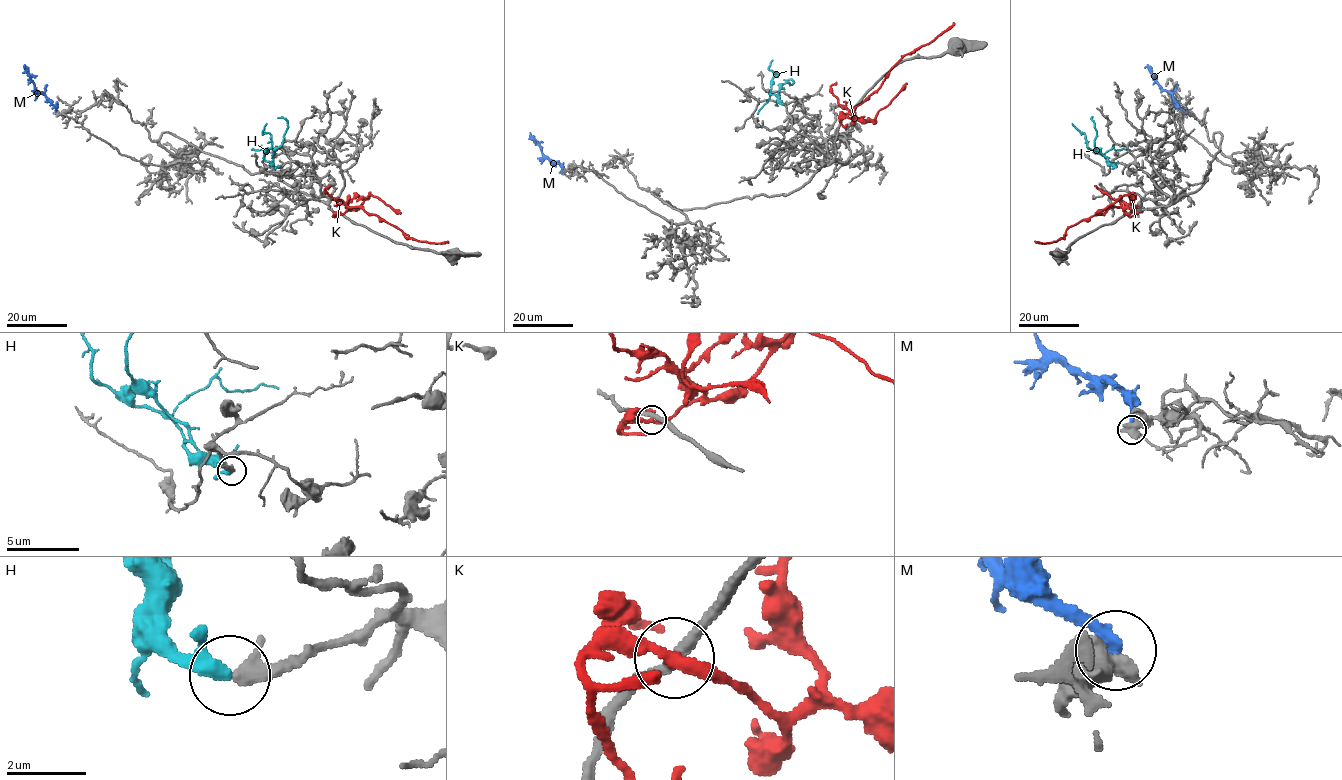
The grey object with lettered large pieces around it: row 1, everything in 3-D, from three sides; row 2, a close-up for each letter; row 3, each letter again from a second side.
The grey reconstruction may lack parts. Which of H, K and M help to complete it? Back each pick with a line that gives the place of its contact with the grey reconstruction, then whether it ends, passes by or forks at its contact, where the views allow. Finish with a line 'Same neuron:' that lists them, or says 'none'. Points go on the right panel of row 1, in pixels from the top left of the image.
H: meets grey at (1116, 167); it passes by
Same neuron: H

